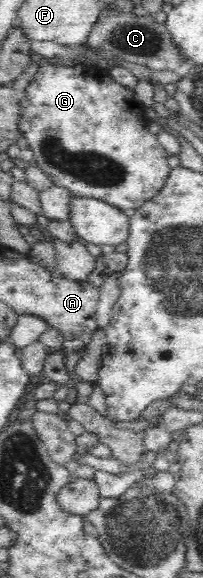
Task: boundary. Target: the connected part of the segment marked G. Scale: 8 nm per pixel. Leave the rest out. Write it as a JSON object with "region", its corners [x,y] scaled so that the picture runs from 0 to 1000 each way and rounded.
{"region":[[[192,106],[192,123],[163,133],[163,140],[143,144],[113,171],[94,175],[103,180],[103,206],[94,206],[94,228],[133,240],[143,256],[167,263],[167,284],[192,294],[212,296],[241,306],[256,320],[325,324],[325,327],[374,341],[463,343],[537,351],[606,365],[626,374],[645,375],[665,365],[700,358],[704,353],[759,344],[813,322],[833,308],[847,291],[823,282],[833,268],[823,261],[793,254],[778,244],[778,234],[754,234],[724,223],[734,206],[714,199],[714,182],[665,171],[665,159],[645,152],[586,147],[567,137],[547,133],[532,121],[443,119],[404,109],[365,114],[271,114],[266,111]]]}

